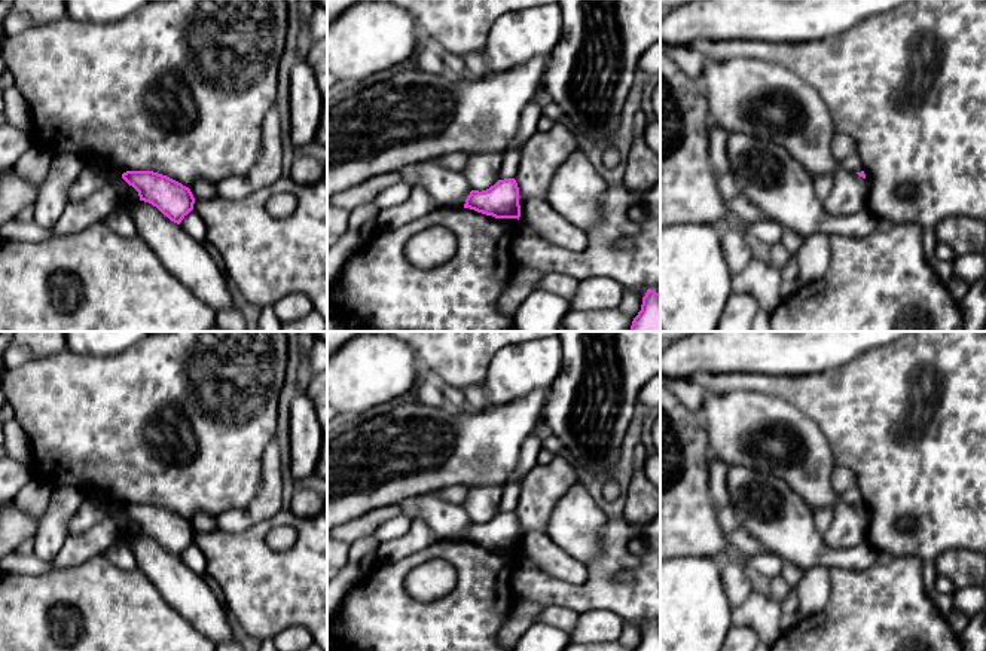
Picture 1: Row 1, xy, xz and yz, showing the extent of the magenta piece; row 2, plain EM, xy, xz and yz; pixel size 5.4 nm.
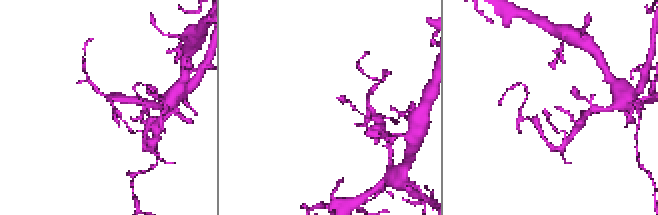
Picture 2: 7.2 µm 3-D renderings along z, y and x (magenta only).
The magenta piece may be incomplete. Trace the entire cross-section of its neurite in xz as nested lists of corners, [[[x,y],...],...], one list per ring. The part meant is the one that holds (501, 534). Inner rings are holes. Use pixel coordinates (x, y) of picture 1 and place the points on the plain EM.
[[[515,511],[498,513],[486,523],[471,523],[464,541],[492,548],[495,551],[521,550],[519,520]]]

